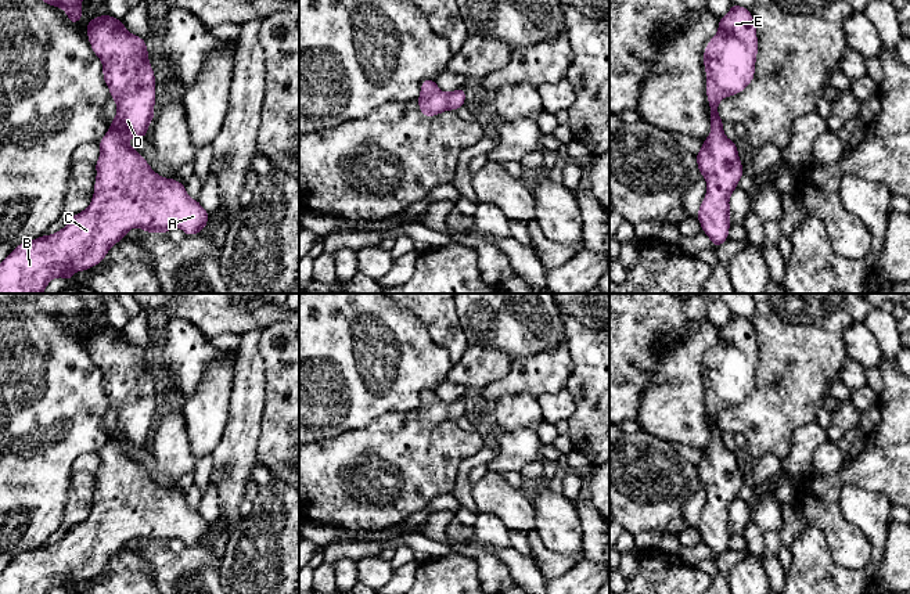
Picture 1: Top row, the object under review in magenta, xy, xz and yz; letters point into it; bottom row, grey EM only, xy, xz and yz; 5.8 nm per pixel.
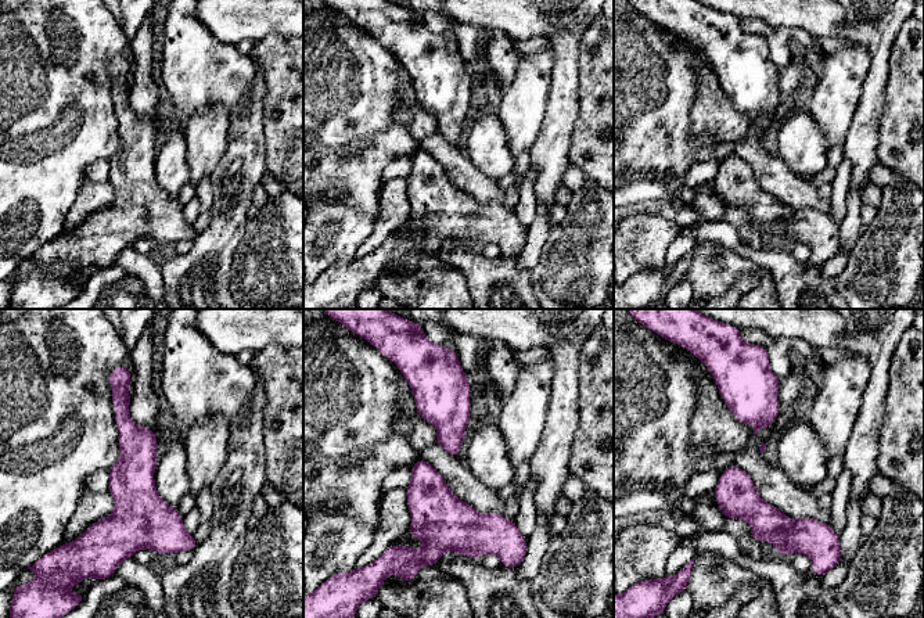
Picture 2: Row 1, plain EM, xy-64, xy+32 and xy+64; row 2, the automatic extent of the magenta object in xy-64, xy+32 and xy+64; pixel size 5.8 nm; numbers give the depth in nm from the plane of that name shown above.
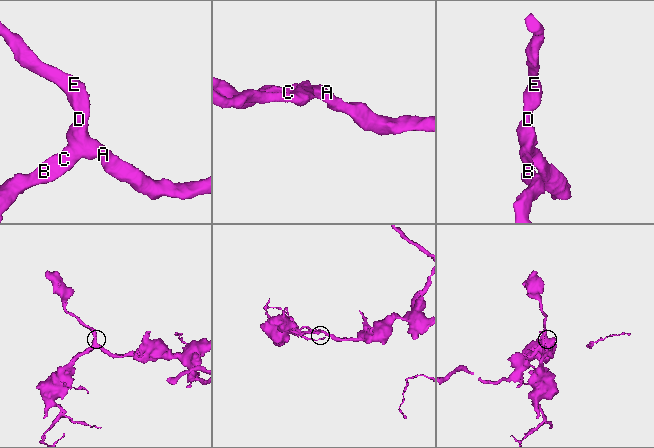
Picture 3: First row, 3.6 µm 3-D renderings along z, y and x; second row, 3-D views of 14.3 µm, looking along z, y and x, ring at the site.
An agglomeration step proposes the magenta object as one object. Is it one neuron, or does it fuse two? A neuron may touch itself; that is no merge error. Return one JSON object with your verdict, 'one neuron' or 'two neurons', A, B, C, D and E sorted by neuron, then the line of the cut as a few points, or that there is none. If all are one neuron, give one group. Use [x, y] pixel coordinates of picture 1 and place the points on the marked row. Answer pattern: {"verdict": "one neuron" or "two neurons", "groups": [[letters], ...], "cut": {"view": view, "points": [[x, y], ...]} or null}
{"verdict": "one neuron", "groups": [["A", "B", "C", "D", "E"]], "cut": null}

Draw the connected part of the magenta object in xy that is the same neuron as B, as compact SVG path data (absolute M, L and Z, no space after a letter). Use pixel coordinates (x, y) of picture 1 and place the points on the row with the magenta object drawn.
M109 14L87 22L87 39L102 62L104 82L116 102L116 116L98 143L101 154L94 165L97 177L93 199L83 212L73 215L62 230L22 242L12 249L0 263L0 294L43 294L53 278L64 277L72 281L75 271L84 271L101 263L111 246L130 228L165 234L179 227L186 235L195 235L205 230L208 223L209 213L198 199L187 195L186 186L155 173L127 143L129 137L148 137L148 125L155 116L155 75L148 61L145 40L130 33L123 21Z

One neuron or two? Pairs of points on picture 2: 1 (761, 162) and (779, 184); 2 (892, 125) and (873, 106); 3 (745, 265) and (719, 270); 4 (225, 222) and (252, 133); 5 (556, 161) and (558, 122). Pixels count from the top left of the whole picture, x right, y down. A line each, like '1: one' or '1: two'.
1: one
2: two
3: one
4: one
5: one

